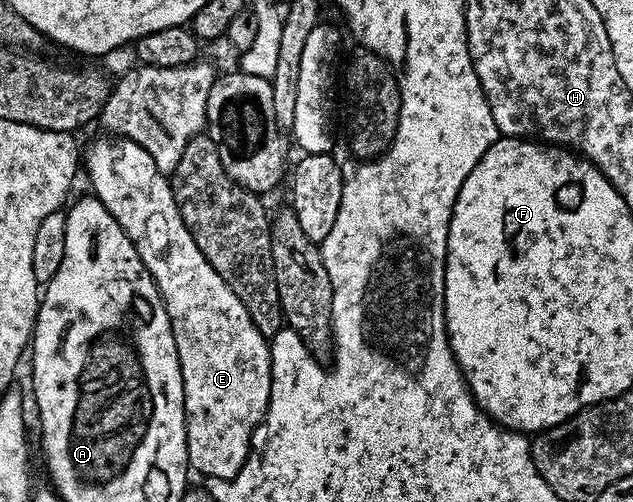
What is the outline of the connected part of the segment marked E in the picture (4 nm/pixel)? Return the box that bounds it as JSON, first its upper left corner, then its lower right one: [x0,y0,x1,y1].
[83,135,272,481]

